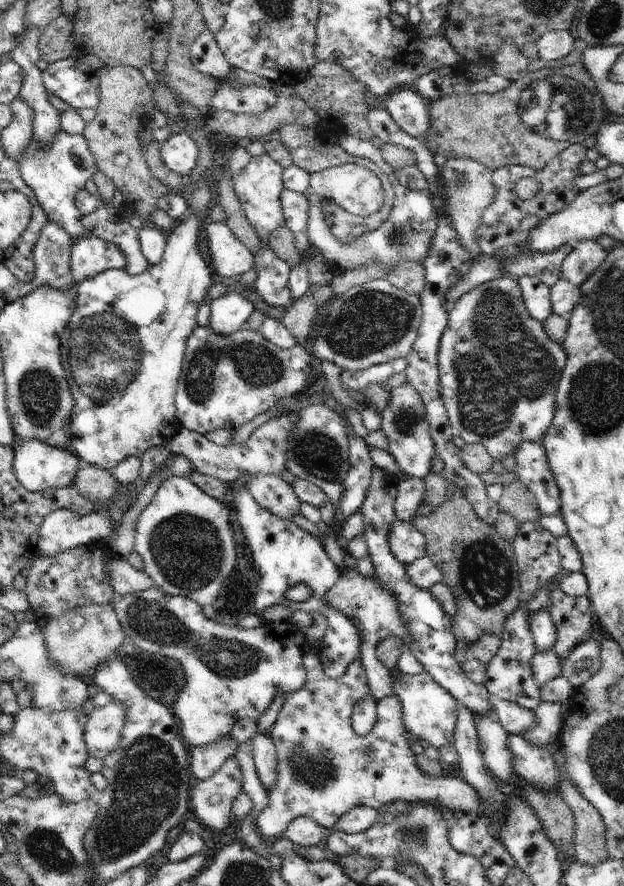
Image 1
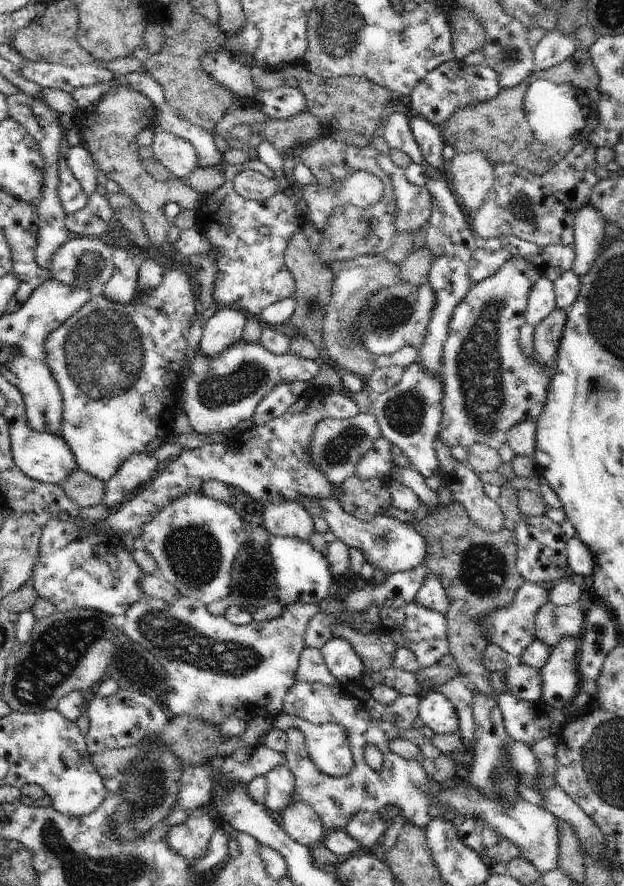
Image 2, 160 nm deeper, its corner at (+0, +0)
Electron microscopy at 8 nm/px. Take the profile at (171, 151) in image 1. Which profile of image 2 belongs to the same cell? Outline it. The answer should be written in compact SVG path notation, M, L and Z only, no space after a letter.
M169 131L156 132L151 148L156 160L178 179L185 179L198 168L198 154L194 146Z

